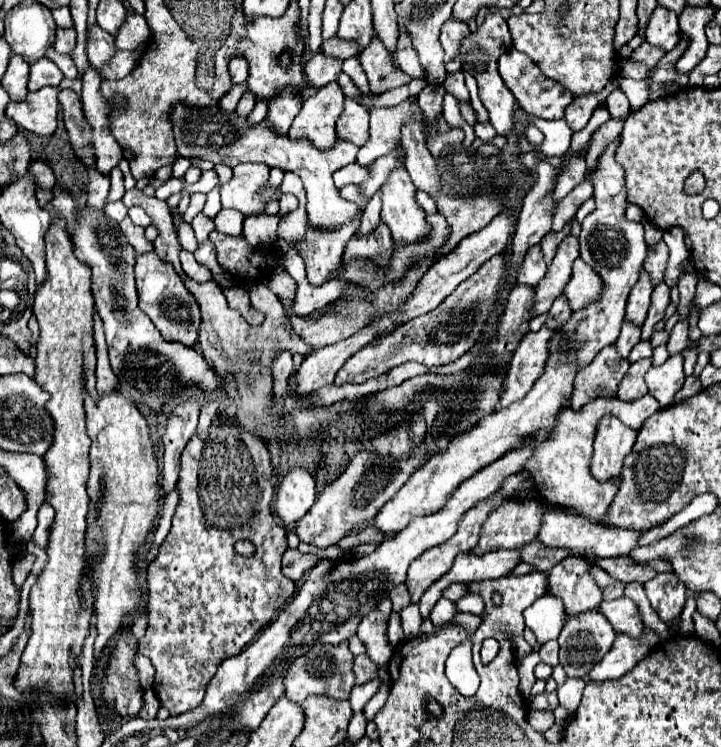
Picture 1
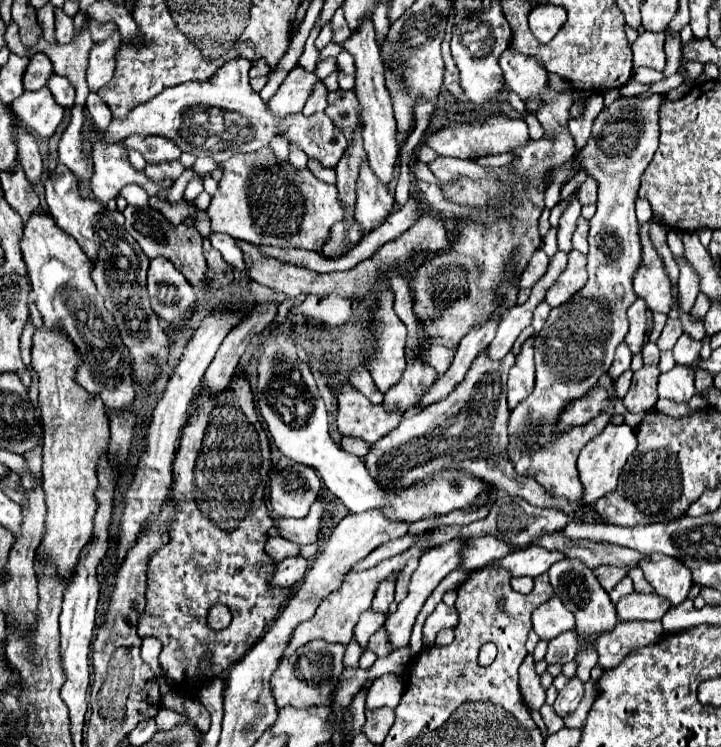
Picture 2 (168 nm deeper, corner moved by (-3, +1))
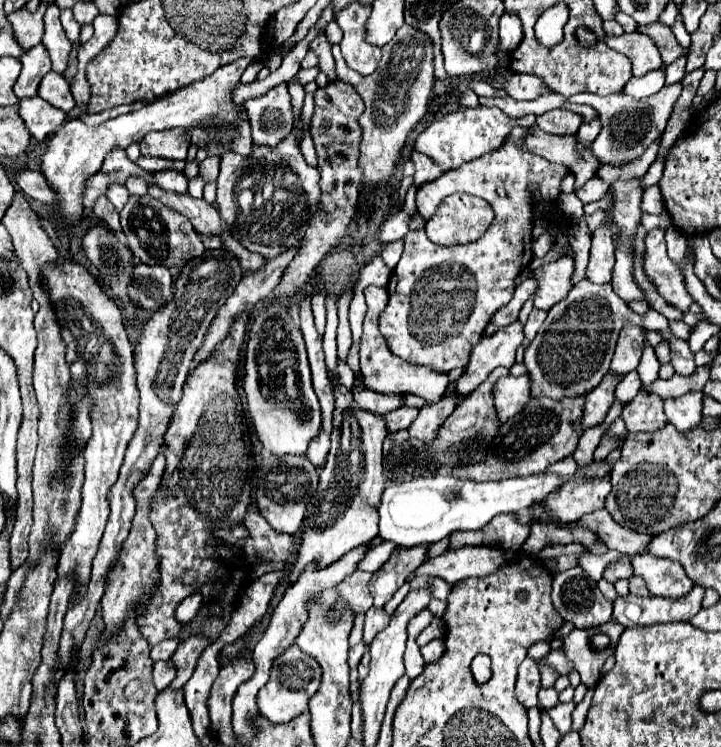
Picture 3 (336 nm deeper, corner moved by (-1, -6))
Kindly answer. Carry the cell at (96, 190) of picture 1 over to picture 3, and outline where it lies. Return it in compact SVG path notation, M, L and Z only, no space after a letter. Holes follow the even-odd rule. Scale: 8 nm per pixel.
M37 95L19 101L19 115L25 121L29 133L37 141L43 141L47 135L51 135L55 129L59 129L59 125L65 121L63 111L59 111L57 107L39 99Z

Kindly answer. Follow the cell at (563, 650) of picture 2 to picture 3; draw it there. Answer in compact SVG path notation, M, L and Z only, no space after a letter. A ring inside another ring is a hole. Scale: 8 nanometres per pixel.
M607 621L591 629L573 629L563 639L563 653L575 663L581 681L587 689L593 689L601 679L601 667L609 655L615 653L615 643L623 627L617 621Z

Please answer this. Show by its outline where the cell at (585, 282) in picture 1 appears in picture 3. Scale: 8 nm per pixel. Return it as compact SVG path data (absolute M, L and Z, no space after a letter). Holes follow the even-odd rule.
M559 257L553 263L533 269L533 279L537 281L533 305L537 309L549 311L559 299L567 297L571 291L571 273L573 273L573 259Z

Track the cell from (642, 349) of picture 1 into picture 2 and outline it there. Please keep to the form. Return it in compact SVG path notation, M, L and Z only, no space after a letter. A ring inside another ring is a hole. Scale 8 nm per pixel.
M628 369L615 382L615 395L623 399L627 393L633 377L633 371Z

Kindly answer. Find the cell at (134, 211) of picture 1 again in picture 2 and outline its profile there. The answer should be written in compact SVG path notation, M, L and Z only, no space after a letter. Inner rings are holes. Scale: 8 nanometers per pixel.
M129 184L121 190L121 196L127 200L127 204L131 206L137 206L137 208L145 208L147 202L149 202L149 196L145 194L145 190L137 184Z

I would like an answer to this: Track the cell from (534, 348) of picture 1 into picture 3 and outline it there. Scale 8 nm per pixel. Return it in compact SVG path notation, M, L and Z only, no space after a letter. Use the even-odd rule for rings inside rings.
M529 375L521 377L501 377L499 383L493 385L493 401L495 411L501 423L505 423L511 415L519 413L523 405L531 399L531 381Z

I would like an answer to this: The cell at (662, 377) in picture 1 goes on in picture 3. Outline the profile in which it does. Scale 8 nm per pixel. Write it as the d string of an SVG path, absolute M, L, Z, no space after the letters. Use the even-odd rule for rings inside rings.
M695 391L679 399L667 399L665 415L679 433L687 433L701 423L701 407L703 407L703 395Z

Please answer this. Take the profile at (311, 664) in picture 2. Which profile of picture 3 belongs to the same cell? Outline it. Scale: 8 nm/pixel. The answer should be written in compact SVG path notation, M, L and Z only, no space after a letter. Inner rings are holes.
M291 645L275 659L275 663L271 667L269 681L265 683L263 689L259 689L259 695L257 695L259 713L265 719L269 719L273 725L287 723L293 717L307 711L307 703L315 695L319 683L321 683L321 667L319 667L319 663L315 663L315 659L311 659L299 647Z

